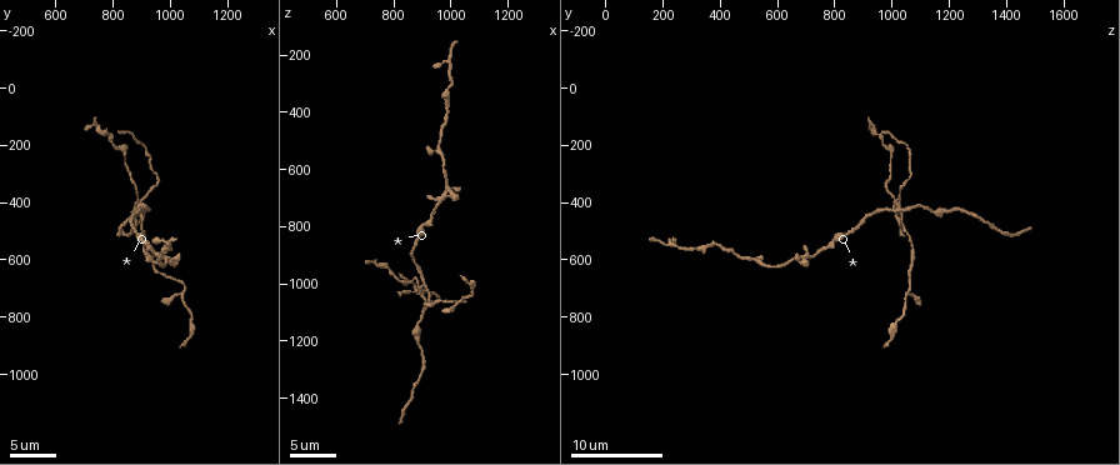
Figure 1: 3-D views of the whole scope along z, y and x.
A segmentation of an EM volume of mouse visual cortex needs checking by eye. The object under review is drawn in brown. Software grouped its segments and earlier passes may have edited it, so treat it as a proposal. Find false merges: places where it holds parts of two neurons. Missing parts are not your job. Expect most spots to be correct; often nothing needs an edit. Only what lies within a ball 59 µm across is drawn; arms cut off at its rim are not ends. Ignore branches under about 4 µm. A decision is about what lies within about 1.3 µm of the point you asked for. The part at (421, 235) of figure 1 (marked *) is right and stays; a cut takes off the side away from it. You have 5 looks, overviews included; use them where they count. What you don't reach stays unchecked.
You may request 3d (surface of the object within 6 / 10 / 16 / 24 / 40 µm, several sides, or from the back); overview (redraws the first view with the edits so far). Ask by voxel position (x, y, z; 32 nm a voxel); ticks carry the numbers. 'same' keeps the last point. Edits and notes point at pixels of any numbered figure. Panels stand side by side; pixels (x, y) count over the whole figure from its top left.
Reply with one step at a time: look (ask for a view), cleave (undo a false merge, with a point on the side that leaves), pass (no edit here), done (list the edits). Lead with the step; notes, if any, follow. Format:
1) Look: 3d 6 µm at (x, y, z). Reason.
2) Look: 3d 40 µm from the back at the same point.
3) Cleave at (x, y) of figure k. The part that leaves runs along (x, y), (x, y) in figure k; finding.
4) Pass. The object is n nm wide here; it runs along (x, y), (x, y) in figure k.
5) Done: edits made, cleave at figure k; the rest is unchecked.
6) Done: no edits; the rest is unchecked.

Look: 3d 10 µm at (890, 430, 1200). Thick turns thin.

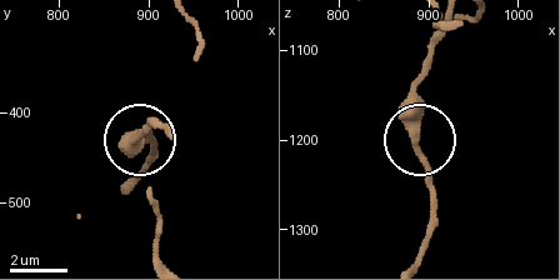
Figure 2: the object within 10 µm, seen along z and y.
Look: 3d 10 µm from the back at the same point. Other side.

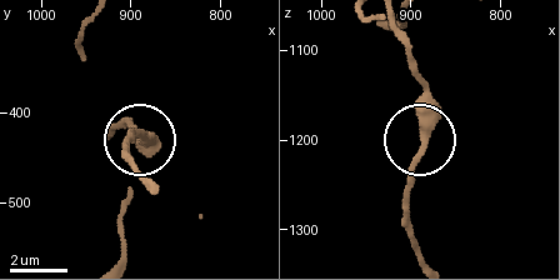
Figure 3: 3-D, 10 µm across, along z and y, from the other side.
Pass. It runs along (391, 23), (408, 45), (425, 95), (406, 206) in figure 3; one neuron here.

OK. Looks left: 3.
Look: 3d 6 µm at (920, 420, 1010). Looks like a crossing.

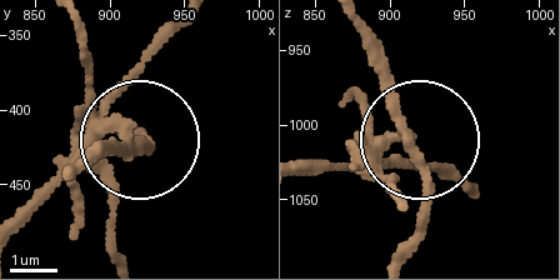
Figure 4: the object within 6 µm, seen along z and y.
Look: 3d 6 µm from the back at (912, 424, 1012).

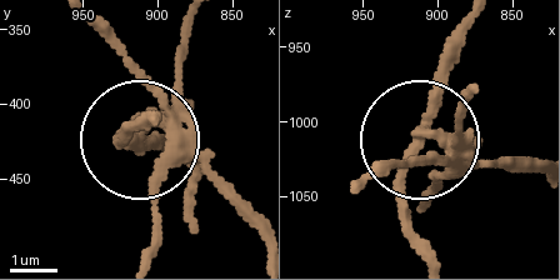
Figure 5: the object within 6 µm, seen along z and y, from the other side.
Cleave at (483, 139) of figure 5. The side arm is 19 µm long; a second neuron is stuck on.

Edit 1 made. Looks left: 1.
Done: edits made, cleave at figure 5; the rest is unchecked.

